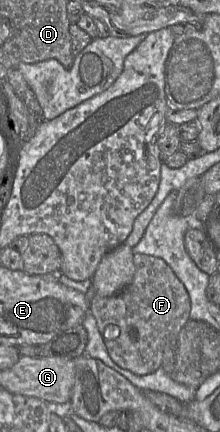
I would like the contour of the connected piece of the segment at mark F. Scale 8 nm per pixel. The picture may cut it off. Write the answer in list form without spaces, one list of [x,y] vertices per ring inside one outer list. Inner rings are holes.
[[[134,254],[135,274],[131,283],[110,297],[95,295],[90,310],[96,319],[111,359],[121,368],[143,376],[154,373],[164,350],[176,347],[181,329],[189,320],[191,300],[183,283],[161,258]]]

